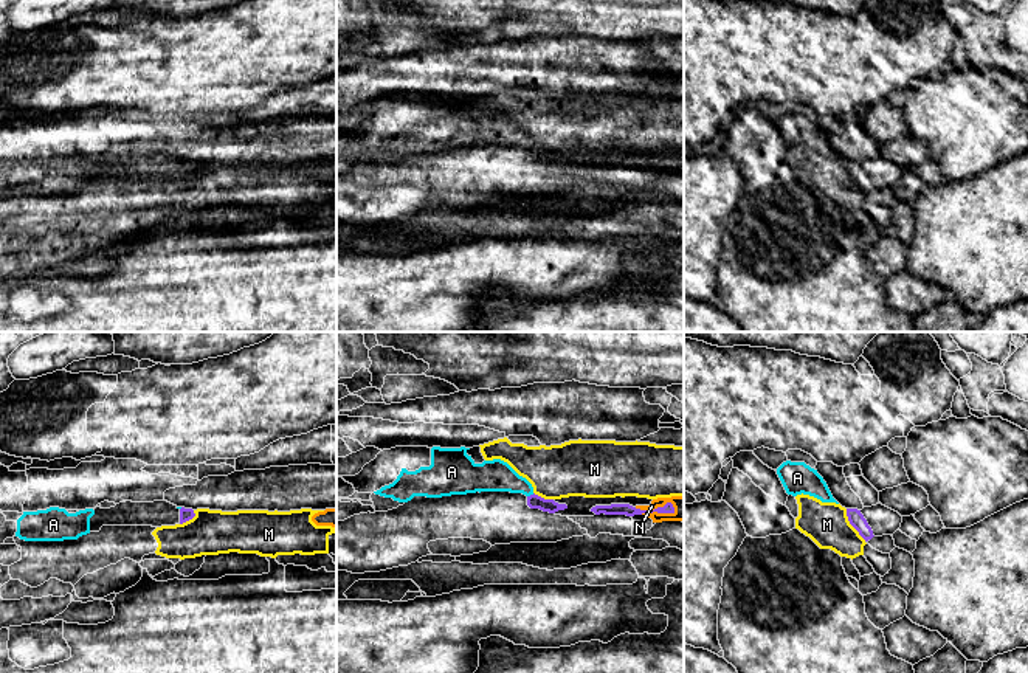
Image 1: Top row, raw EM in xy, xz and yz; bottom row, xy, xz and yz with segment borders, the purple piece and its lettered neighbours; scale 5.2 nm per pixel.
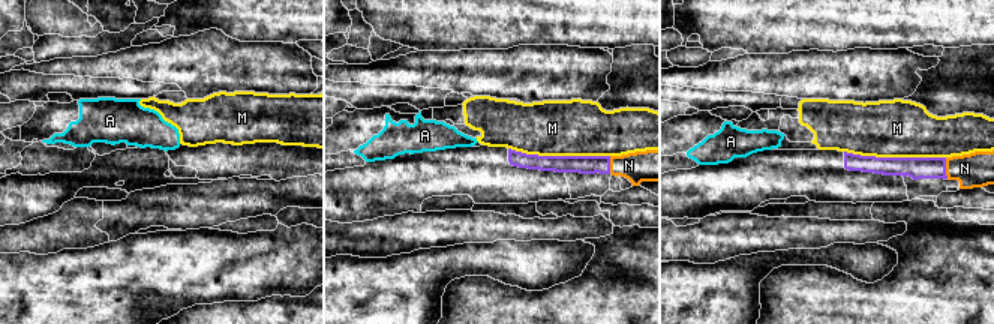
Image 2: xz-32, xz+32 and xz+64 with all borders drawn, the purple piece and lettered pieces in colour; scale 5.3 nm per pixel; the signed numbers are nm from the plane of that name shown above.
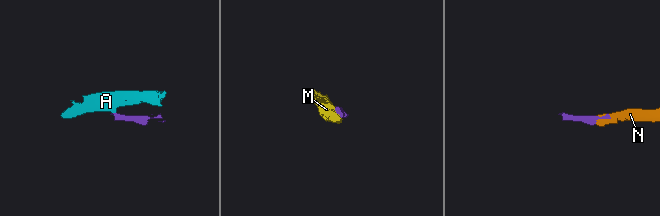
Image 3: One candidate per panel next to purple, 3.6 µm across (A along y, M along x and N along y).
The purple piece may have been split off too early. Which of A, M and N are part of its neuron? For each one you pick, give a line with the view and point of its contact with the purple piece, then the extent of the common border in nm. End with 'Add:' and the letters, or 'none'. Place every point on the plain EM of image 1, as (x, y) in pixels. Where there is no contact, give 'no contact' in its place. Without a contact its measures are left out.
N: contact xz (655, 163); length 220 nm
Add: N

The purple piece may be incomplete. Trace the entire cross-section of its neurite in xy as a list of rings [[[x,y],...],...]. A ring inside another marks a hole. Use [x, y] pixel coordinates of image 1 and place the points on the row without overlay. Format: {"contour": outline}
{"contour": [[[167,154],[154,155],[119,155],[110,161],[93,161],[90,185],[99,185],[102,178],[175,178],[195,169],[192,161],[178,161]]]}

